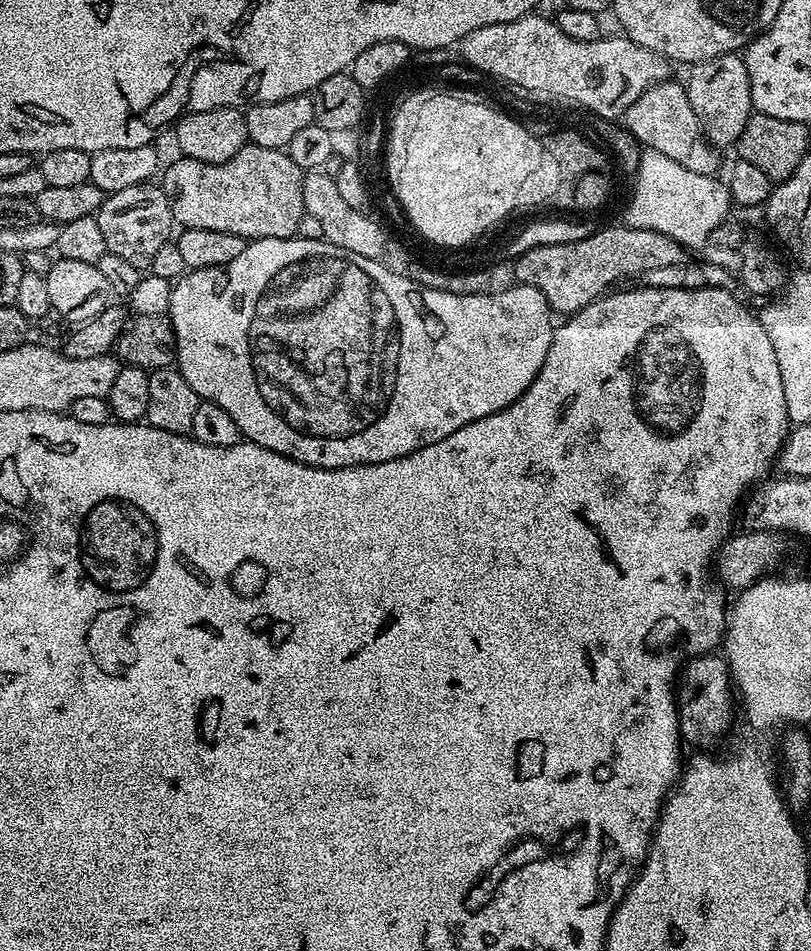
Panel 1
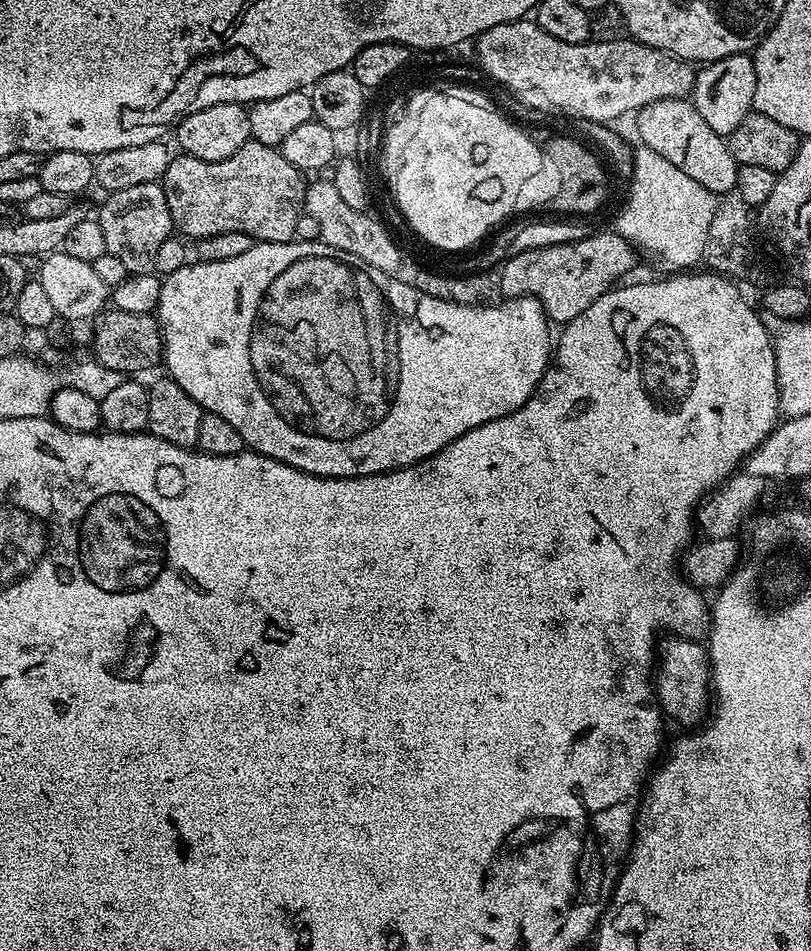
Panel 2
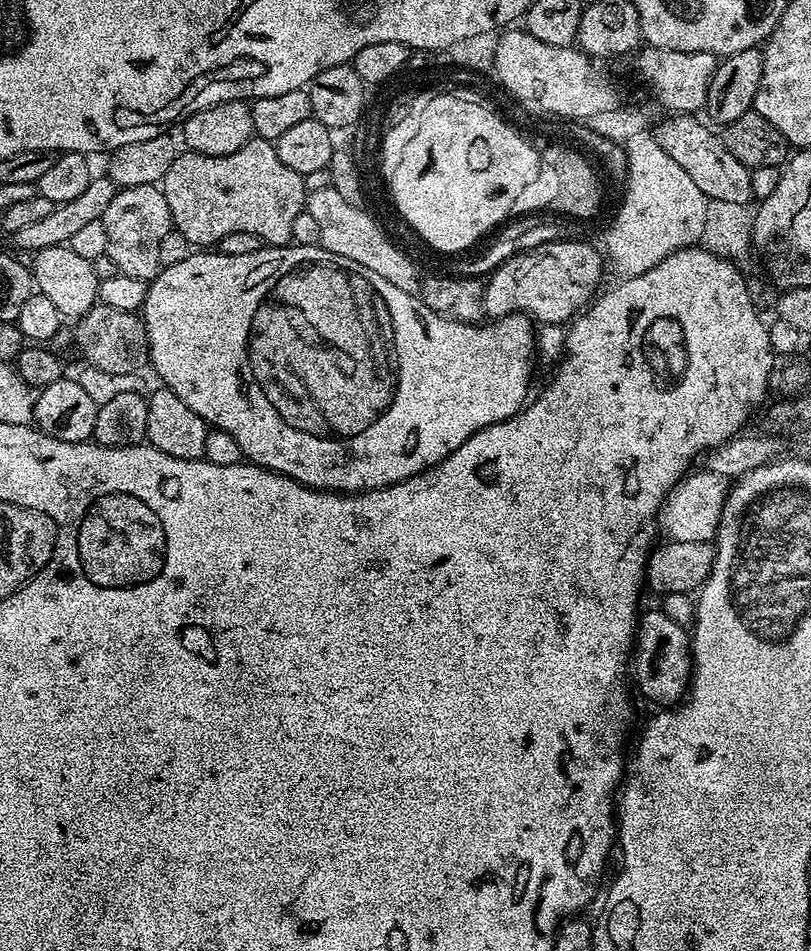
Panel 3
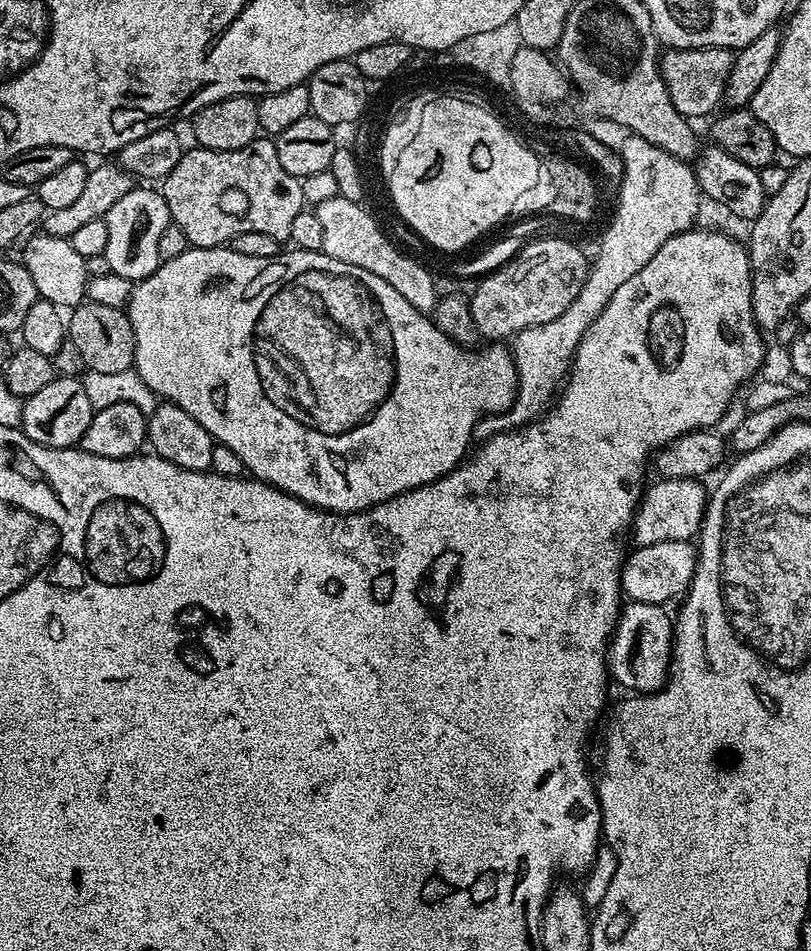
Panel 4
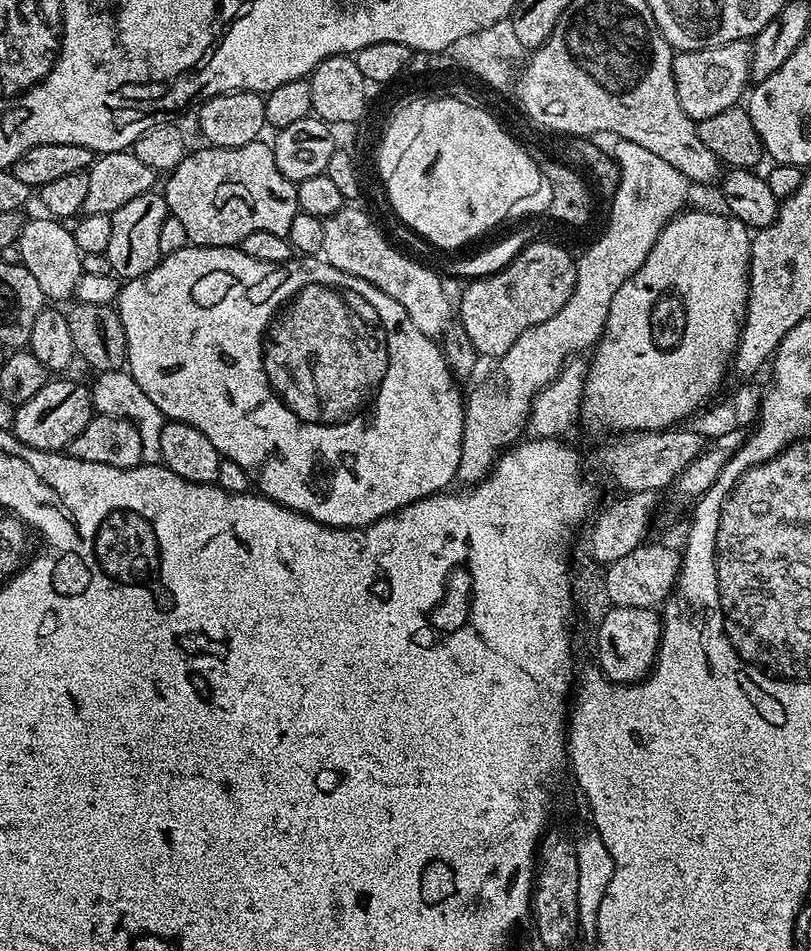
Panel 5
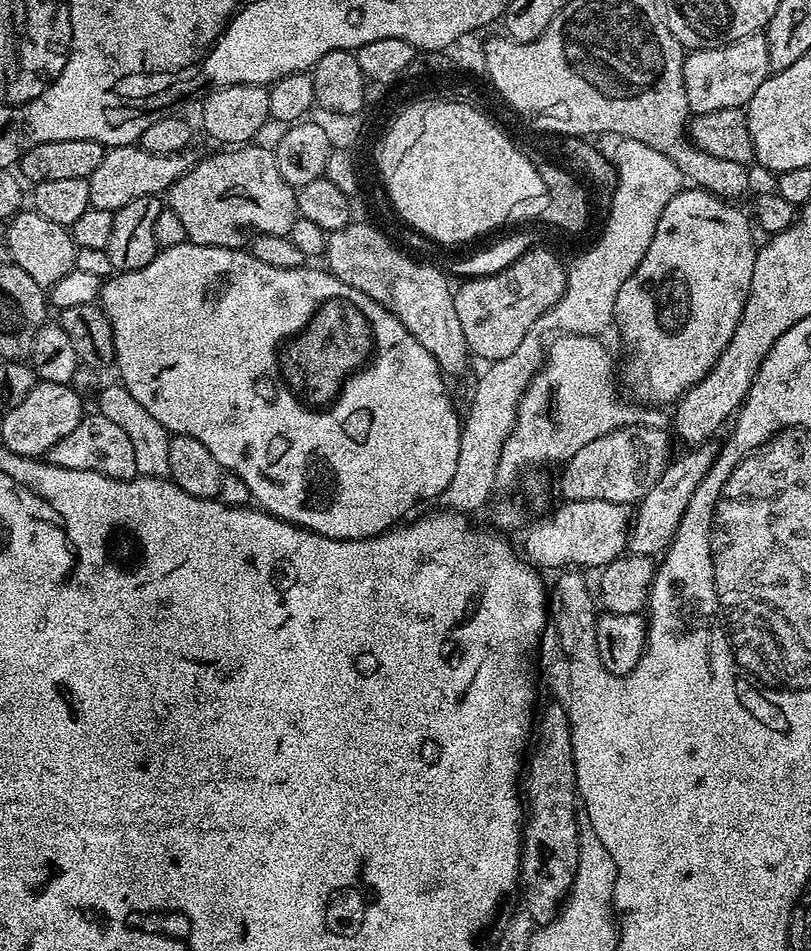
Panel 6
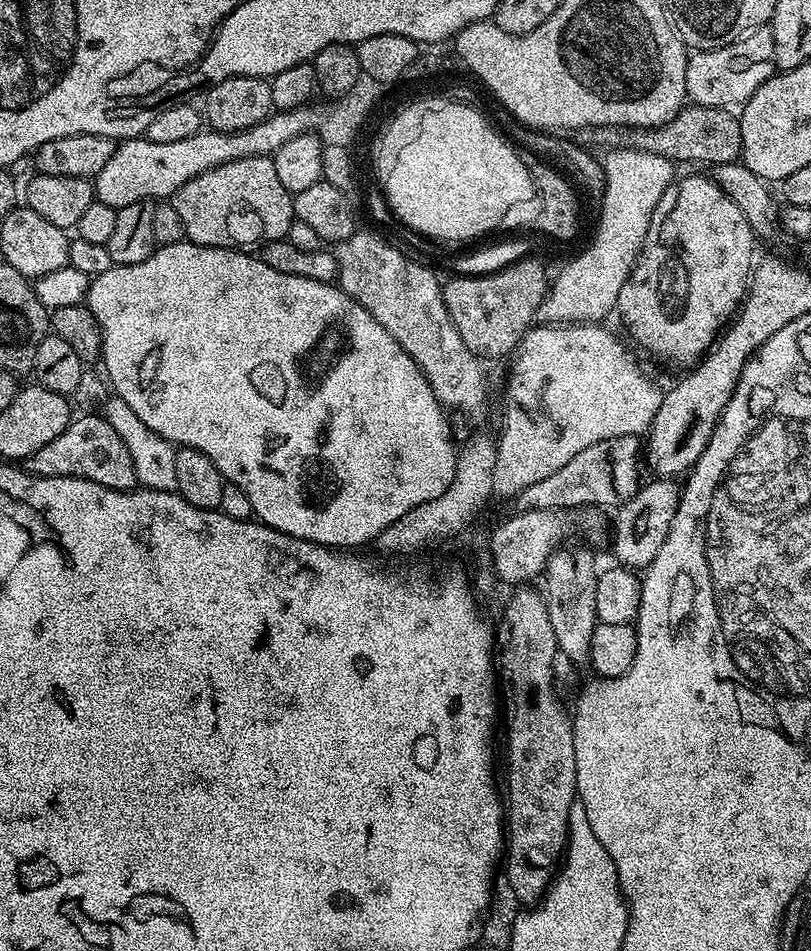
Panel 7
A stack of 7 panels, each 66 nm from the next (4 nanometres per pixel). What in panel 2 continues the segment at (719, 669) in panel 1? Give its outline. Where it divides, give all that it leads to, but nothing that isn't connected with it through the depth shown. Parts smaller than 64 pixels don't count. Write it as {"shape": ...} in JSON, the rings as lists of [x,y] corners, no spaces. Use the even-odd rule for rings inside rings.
{"shape":[[[665,635],[659,641],[658,659],[654,664],[654,691],[661,713],[669,721],[692,724],[688,726],[699,725],[710,712],[711,674],[708,649],[699,639],[687,640],[684,636]]]}

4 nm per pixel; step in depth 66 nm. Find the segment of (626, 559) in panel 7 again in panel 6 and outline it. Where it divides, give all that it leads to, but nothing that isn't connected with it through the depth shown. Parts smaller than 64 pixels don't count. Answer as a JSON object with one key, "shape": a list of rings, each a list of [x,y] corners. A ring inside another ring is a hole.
{"shape":[[[713,438],[704,443],[689,447],[680,457],[673,459],[664,469],[662,478],[650,486],[650,490],[635,505],[632,526],[628,529],[627,551],[633,556],[659,557],[668,551],[674,534],[682,522],[682,514],[686,514],[686,506],[690,506],[690,498],[694,498],[694,490],[706,478],[710,466],[714,466],[716,456],[720,453],[721,441]]]}

